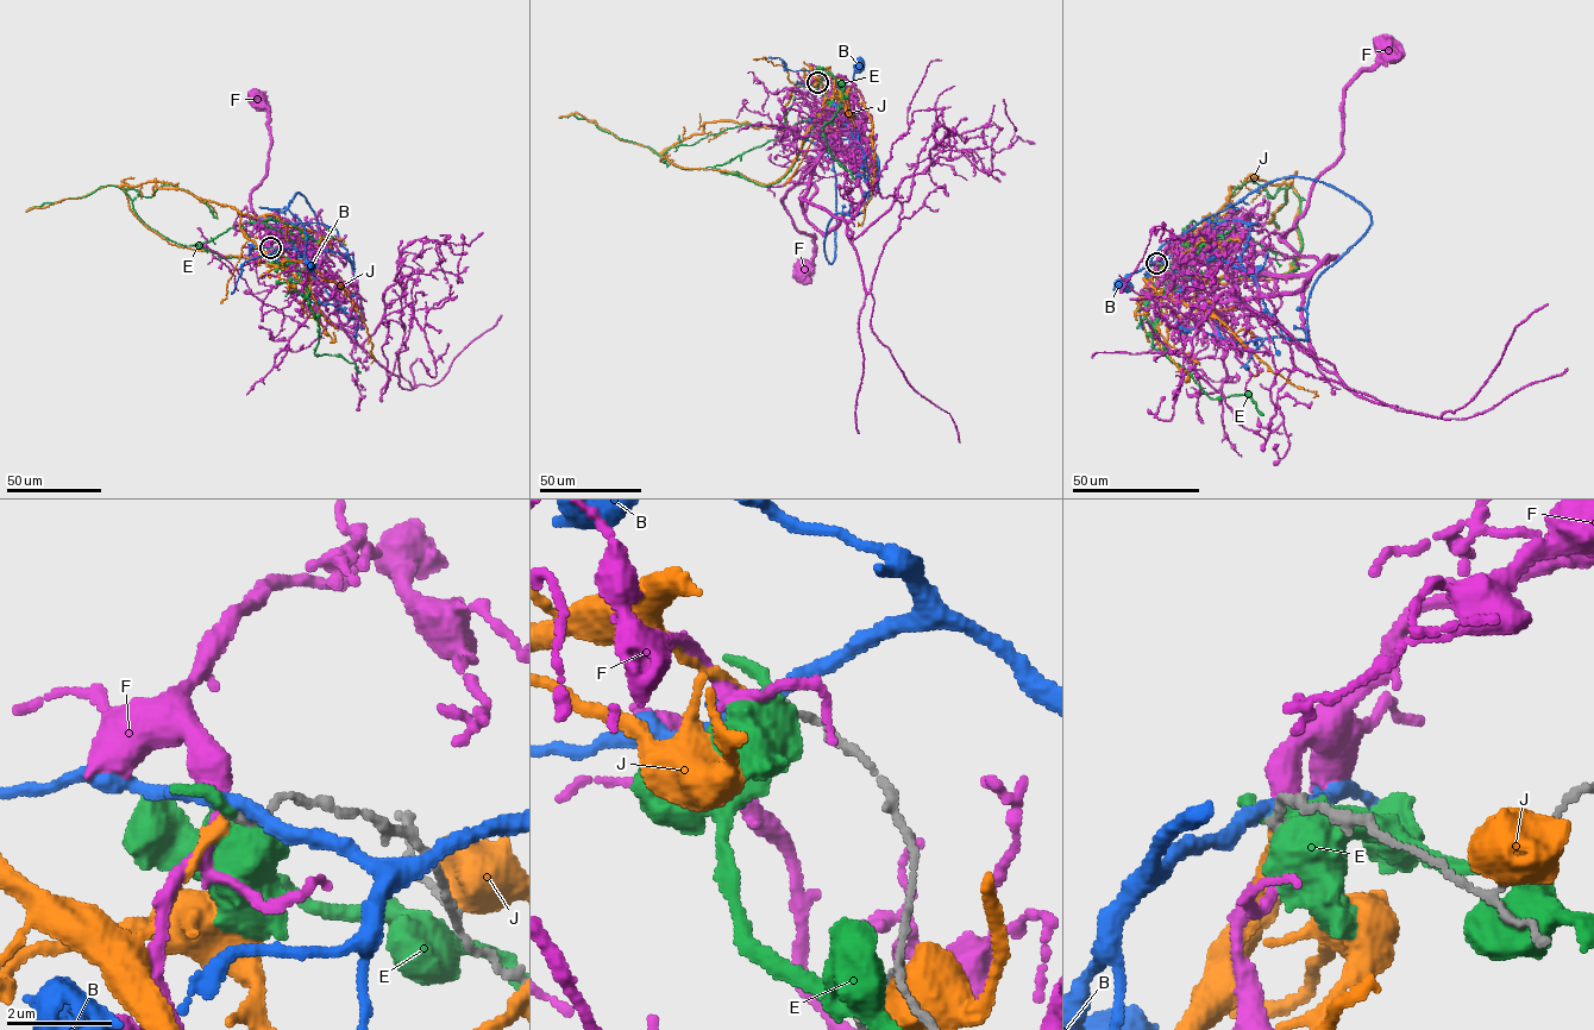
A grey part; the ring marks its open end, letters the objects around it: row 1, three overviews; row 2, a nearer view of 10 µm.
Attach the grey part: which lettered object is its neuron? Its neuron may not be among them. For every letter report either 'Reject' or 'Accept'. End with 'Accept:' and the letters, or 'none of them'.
B: Reject
E: Reject
F: Reject
J: Reject
Accept: none of them

